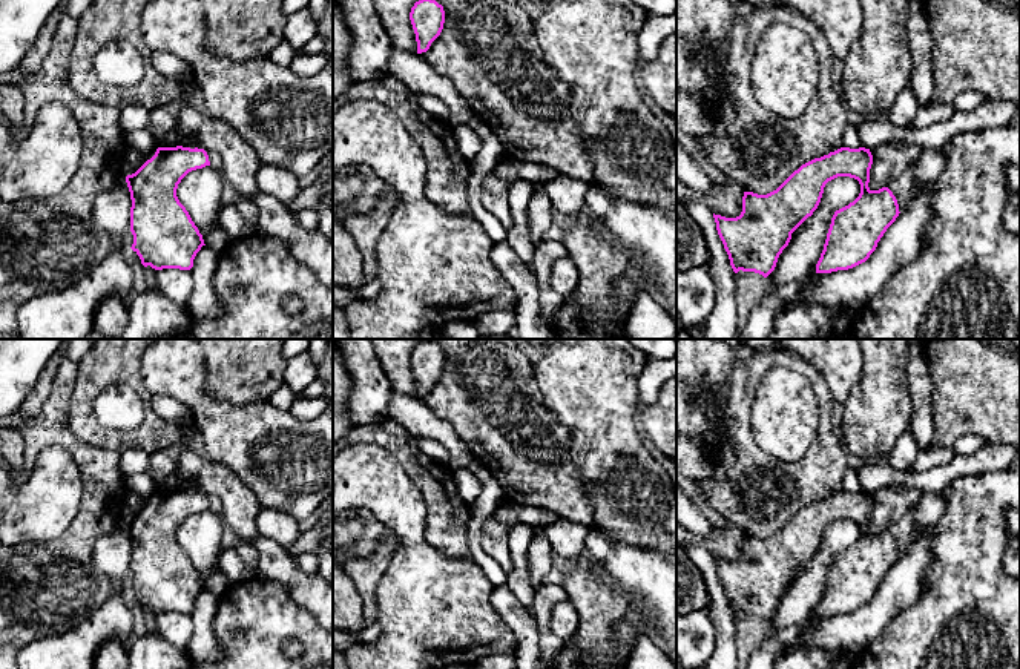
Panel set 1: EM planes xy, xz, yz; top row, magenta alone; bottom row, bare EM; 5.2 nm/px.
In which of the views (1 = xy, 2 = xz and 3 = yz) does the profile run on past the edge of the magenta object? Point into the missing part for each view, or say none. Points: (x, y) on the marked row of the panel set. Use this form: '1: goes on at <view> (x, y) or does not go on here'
1: does not go on here
2: does not go on here
3: does not go on here

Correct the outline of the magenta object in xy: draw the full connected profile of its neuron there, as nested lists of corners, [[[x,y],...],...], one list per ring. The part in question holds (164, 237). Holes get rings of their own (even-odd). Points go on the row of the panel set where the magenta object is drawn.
[[[158,147],[135,173],[126,176],[130,192],[132,250],[144,267],[190,270],[204,244],[202,235],[176,196],[181,180],[210,166],[204,149]]]

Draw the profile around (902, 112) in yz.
[[[906,83],[905,89],[897,95],[896,103],[888,110],[888,121],[896,127],[910,127],[919,104],[911,86]]]

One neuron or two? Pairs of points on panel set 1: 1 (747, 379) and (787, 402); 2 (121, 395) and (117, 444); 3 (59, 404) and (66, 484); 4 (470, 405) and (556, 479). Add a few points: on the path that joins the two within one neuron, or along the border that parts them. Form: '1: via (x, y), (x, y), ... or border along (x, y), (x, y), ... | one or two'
1: border along (776, 364), (764, 375), (753, 393) | two
2: border along (92, 404), (105, 427), (135, 428), (144, 419) | two
3: border along (39, 451), (62, 445), (82, 479) | two
4: via (491, 415), (534, 458) | one

